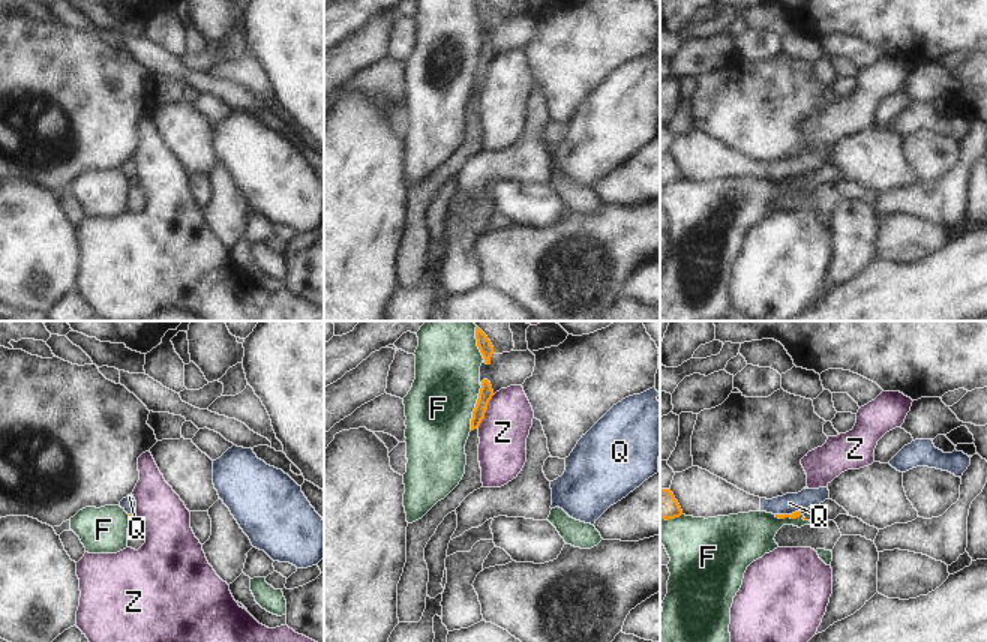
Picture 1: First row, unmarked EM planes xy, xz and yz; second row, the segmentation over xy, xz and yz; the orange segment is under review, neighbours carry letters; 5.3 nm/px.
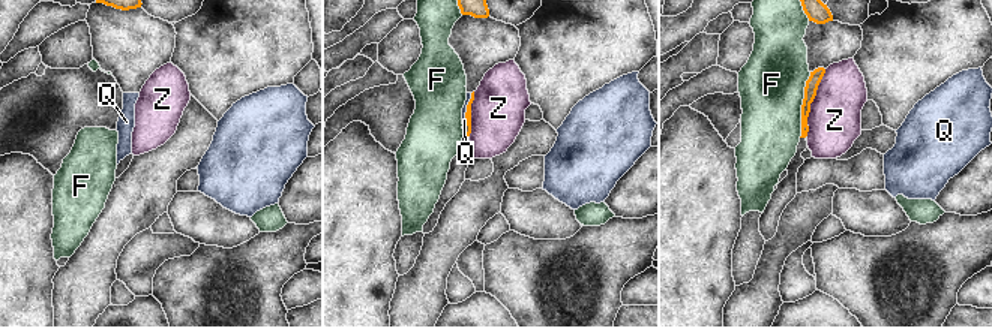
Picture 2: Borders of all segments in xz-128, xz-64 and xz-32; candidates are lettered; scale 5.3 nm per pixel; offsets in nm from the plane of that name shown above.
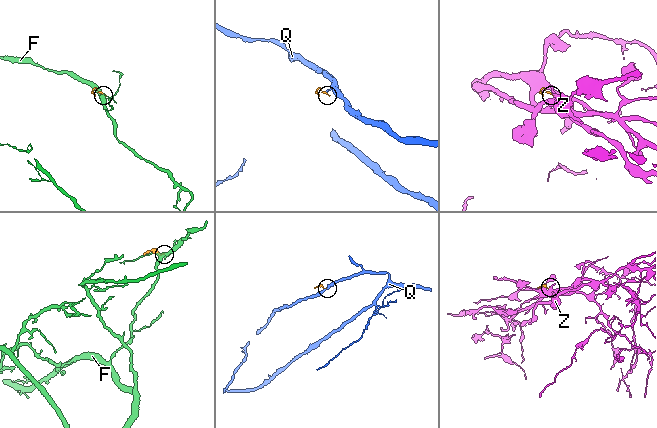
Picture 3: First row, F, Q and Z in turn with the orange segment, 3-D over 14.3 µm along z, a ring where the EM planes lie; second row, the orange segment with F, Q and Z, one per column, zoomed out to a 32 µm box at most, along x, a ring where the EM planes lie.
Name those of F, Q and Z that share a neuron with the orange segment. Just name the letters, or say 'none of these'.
none of these

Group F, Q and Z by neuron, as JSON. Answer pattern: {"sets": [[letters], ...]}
{"sets": [["F"], ["Q"], ["Z"]]}

